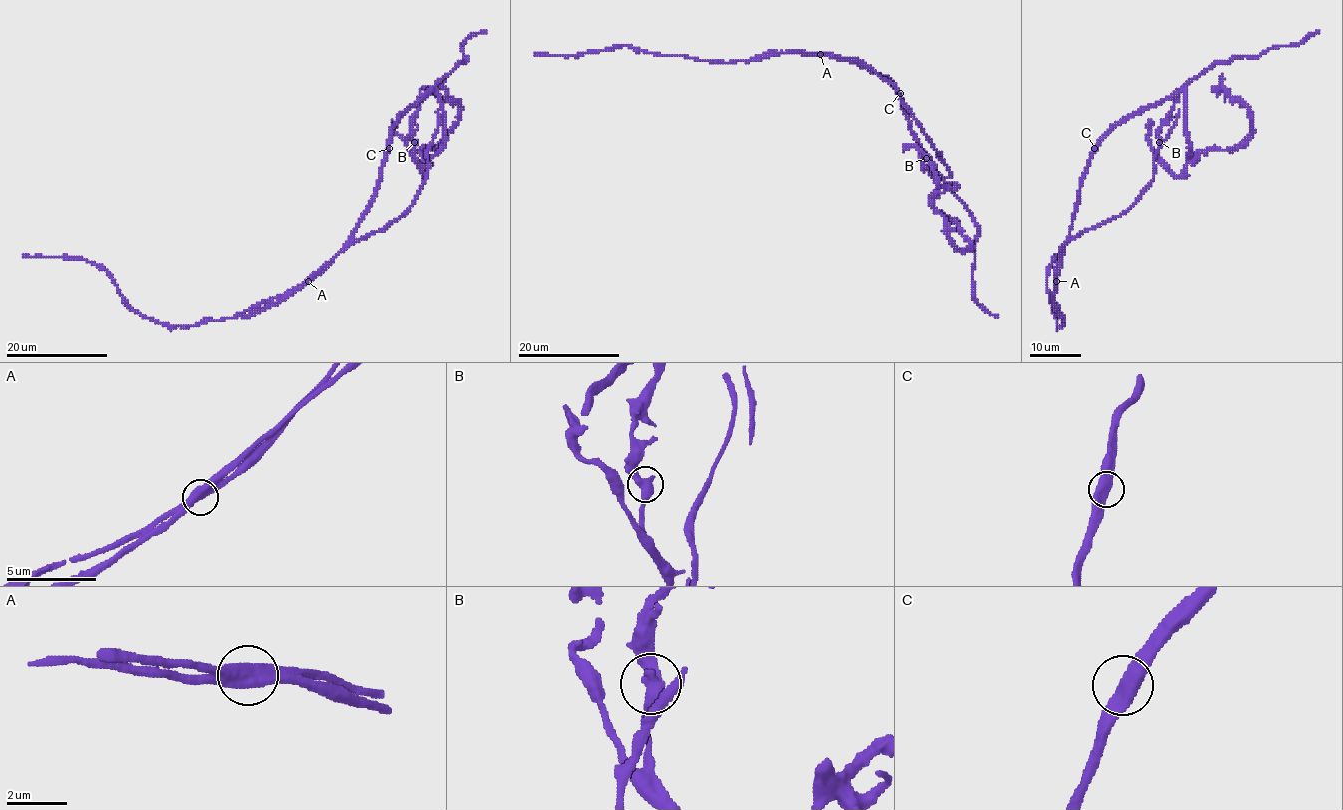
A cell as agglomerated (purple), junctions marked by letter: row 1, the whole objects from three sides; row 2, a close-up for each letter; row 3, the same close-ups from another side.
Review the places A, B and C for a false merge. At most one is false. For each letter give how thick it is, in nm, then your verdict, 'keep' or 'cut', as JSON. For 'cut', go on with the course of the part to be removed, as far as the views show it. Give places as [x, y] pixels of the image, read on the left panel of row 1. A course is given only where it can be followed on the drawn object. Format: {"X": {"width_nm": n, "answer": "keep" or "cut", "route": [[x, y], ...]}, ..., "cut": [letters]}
{"A": {"width_nm": 500, "answer": "cut", "route": [[309, 280], [354, 242], [386, 227], [410, 207], [426, 179], [428, 149], [440, 121], [437, 110]]}, "B": {"width_nm": 480, "answer": "keep"}, "C": {"width_nm": 500, "answer": "keep"}, "cut": ["A"]}

